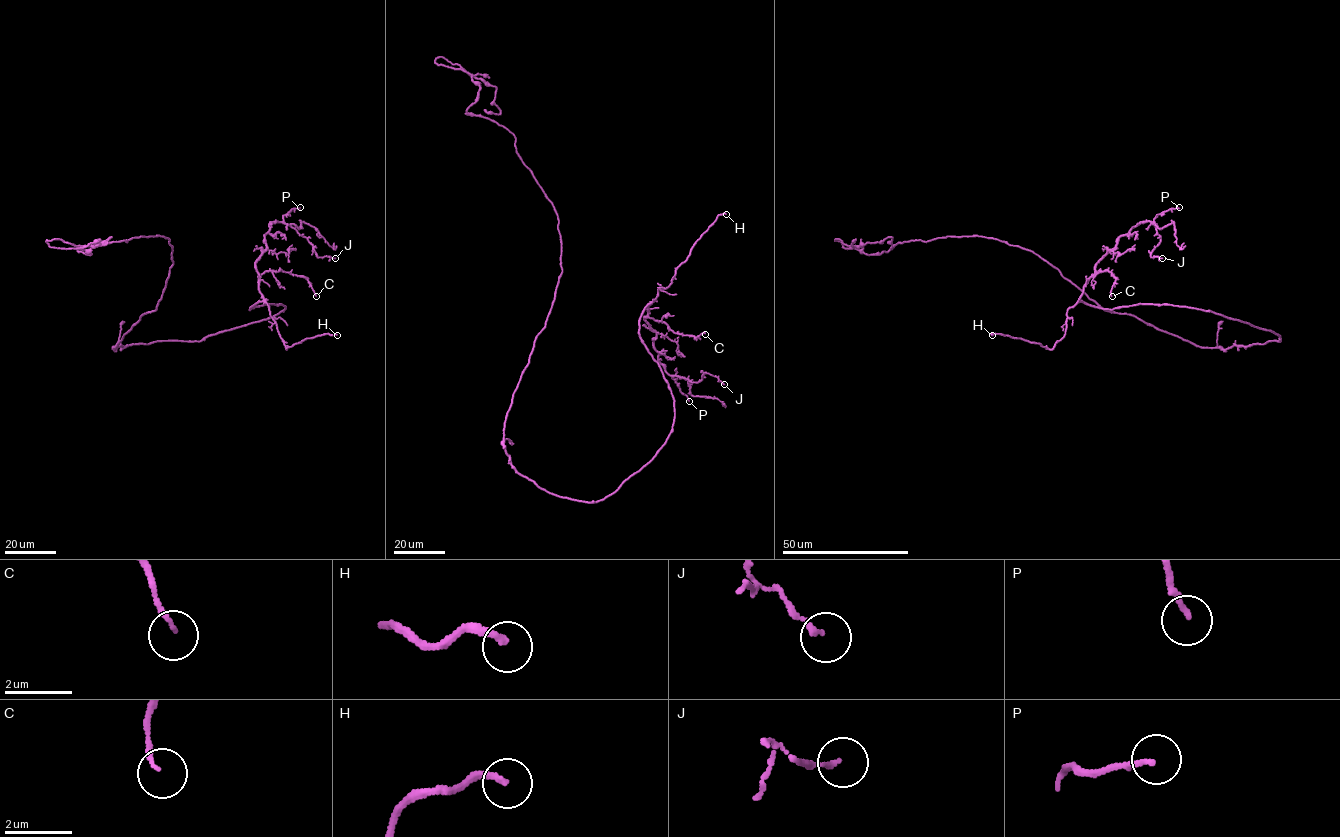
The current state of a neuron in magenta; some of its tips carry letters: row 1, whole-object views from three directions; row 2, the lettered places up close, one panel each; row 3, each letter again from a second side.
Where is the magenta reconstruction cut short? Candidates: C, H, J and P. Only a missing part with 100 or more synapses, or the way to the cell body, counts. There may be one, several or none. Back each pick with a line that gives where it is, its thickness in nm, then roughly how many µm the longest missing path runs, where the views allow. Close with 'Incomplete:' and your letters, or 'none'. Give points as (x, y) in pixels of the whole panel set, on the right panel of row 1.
H: place (992, 335); calibre 220 nm; missing 35 µm
Incomplete: H

